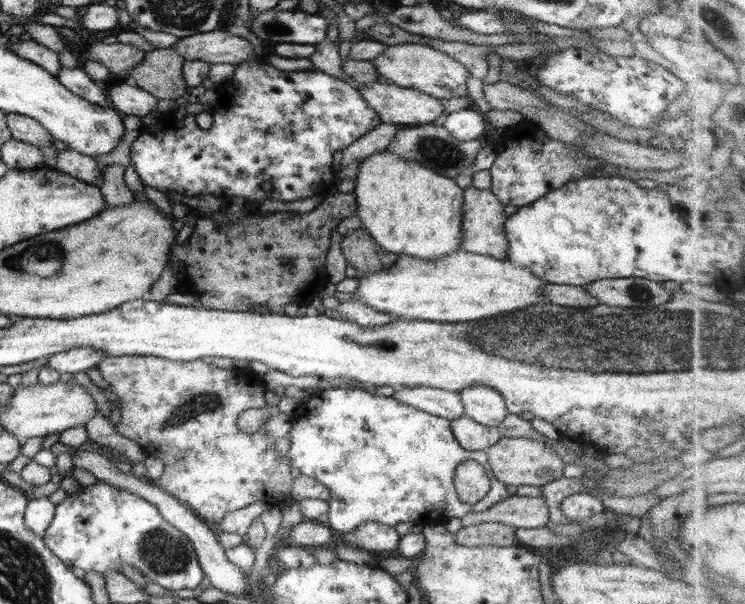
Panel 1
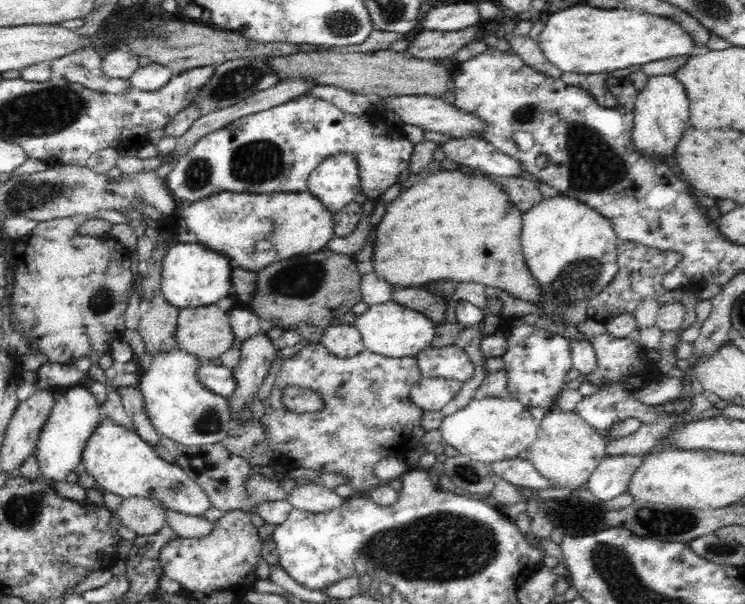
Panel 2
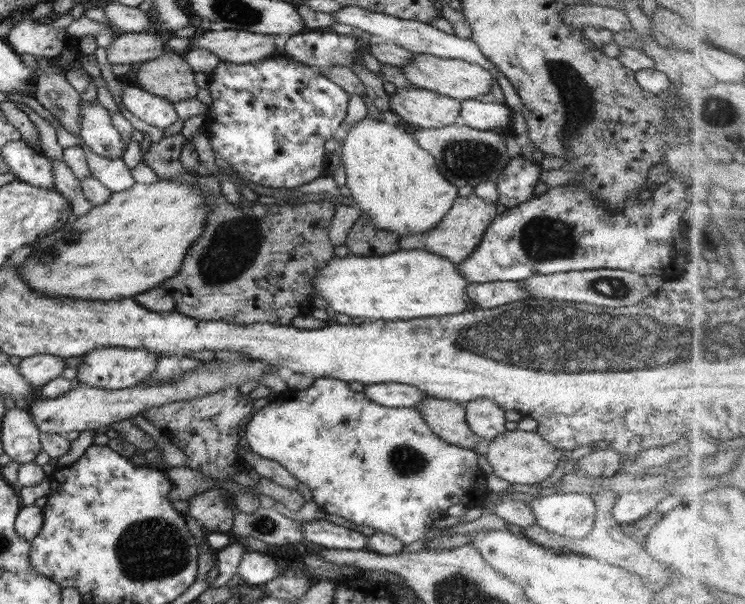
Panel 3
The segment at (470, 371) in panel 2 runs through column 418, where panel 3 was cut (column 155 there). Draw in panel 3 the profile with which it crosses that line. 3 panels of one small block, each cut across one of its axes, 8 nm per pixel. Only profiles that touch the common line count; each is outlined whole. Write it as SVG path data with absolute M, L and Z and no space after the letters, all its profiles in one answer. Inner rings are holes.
M120 346L94 348L86 356L82 356L82 362L76 368L75 382L104 390L130 388L143 383L155 372L158 359L160 359L160 354L148 352L148 350L134 350L133 348L120 348Z

